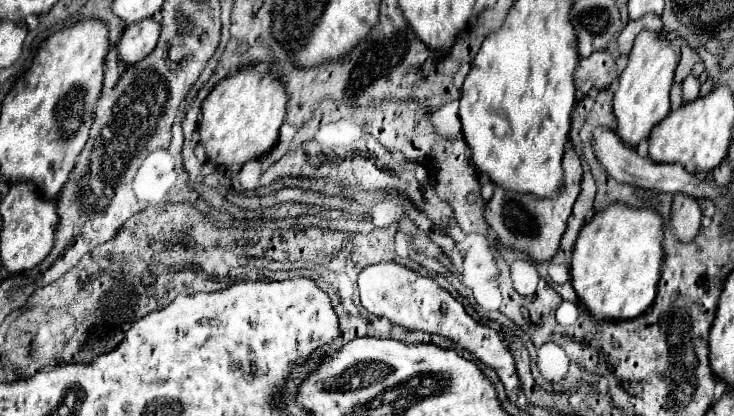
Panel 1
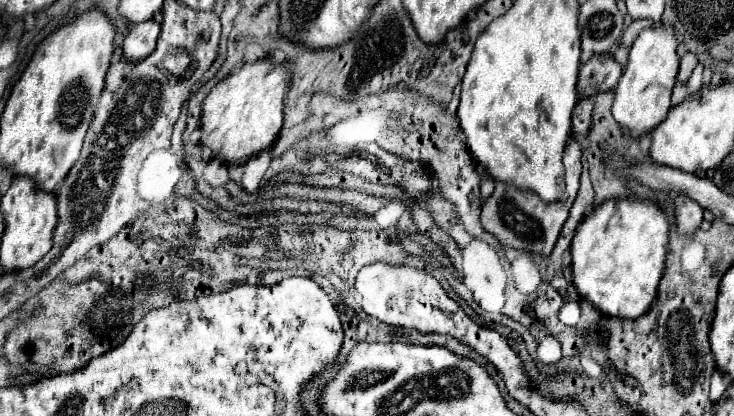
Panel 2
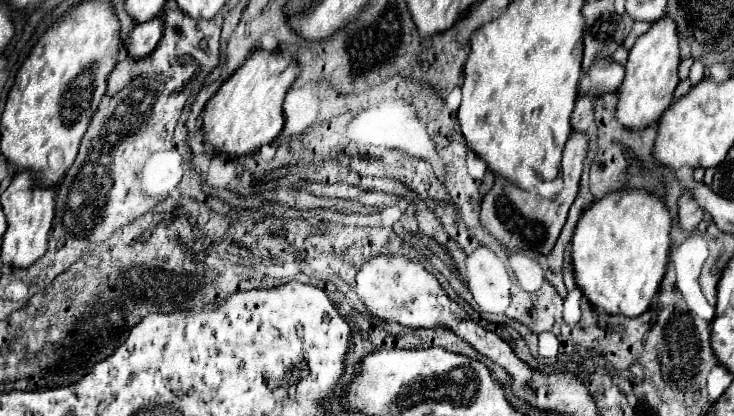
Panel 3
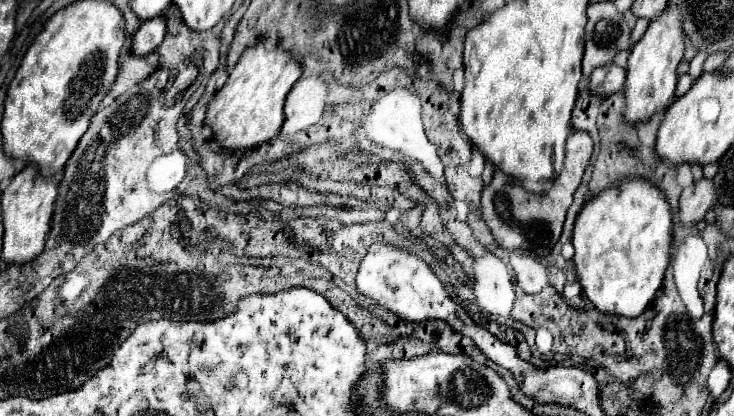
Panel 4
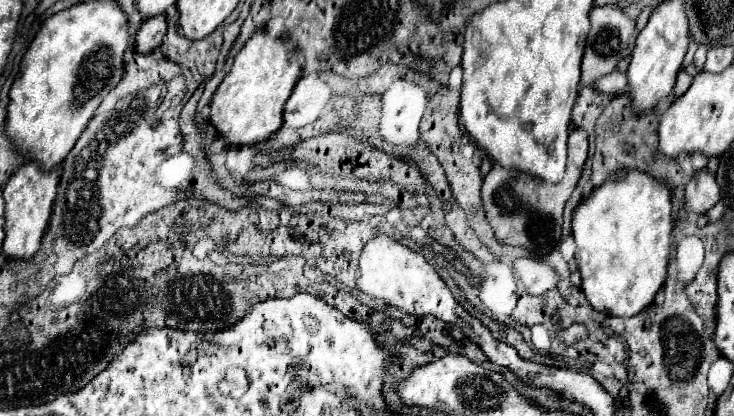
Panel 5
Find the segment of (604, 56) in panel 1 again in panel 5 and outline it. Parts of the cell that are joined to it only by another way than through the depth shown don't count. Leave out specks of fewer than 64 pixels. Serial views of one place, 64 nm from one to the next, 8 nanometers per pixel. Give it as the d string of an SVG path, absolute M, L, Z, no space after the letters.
M612 72L610 76L602 76L600 80L596 80L594 88L604 94L616 96L616 94L624 94L628 90L628 80L626 80L624 72Z

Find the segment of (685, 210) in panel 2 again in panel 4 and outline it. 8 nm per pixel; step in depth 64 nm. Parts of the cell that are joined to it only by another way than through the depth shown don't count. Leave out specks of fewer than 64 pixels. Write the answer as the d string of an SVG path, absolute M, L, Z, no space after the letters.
M698 180L692 186L682 190L680 196L680 220L684 226L694 226L698 220L704 218L704 214L710 210L710 206L716 202L716 192L712 180Z

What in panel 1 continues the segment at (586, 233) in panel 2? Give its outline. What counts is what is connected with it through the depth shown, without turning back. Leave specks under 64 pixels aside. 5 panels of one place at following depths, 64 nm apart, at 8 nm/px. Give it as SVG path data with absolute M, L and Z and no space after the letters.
M616 204L598 212L580 230L570 262L572 286L596 322L632 320L652 306L664 260L662 238L662 218L658 212Z

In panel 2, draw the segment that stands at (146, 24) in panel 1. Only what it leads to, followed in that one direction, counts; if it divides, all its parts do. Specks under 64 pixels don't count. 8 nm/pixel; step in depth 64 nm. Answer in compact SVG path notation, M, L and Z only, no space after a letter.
M146 20L140 24L132 24L128 28L128 34L124 36L122 52L128 62L140 62L146 56L150 56L156 48L156 40L160 36L160 22L156 20Z

